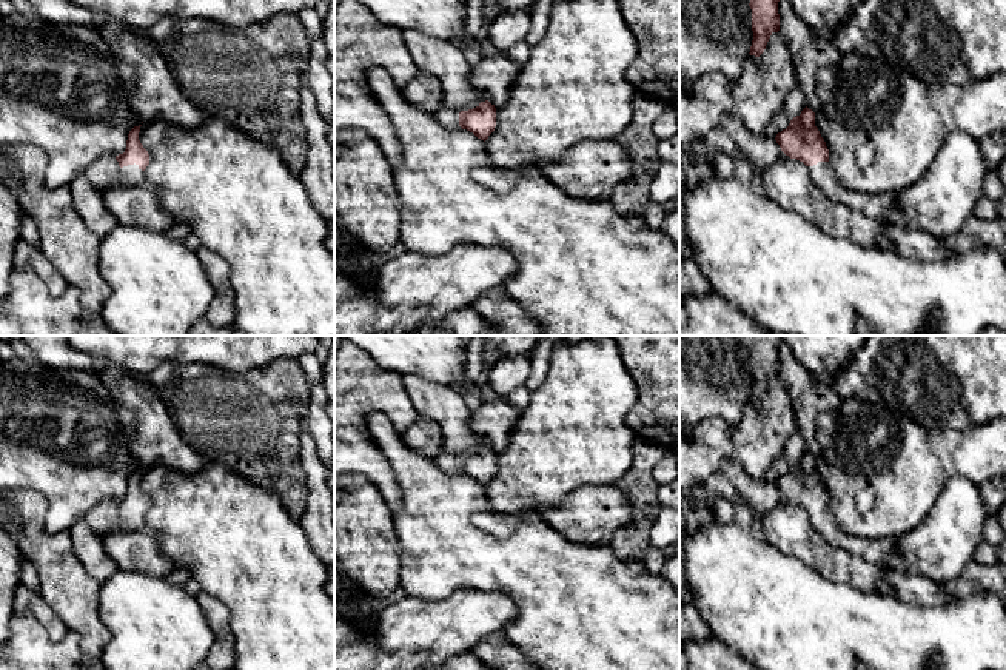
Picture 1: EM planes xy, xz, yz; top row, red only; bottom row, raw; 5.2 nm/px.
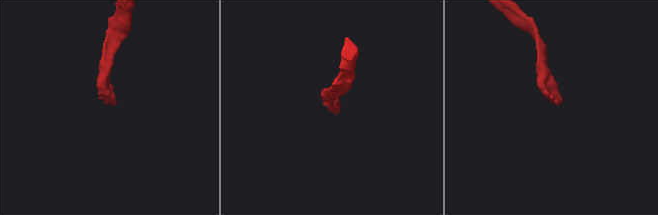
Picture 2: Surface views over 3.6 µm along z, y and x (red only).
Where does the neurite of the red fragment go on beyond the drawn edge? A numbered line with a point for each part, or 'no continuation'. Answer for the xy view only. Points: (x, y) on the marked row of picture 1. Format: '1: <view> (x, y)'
1: xy (103, 173)

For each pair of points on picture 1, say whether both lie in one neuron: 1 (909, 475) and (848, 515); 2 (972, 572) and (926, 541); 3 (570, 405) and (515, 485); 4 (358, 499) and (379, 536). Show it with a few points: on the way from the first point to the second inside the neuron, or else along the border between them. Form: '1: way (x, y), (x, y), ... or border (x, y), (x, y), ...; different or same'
1: way (898, 492), (865, 522); same
2: border (972, 558), (957, 576), (940, 582); different
3: way (570, 425), (570, 430), (535, 465); same
4: way (362, 509), (362, 519), (370, 527); same

